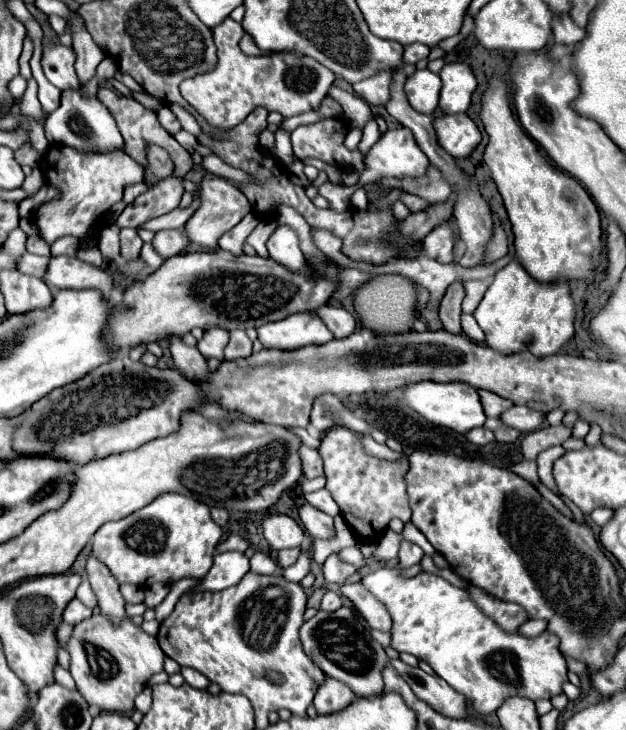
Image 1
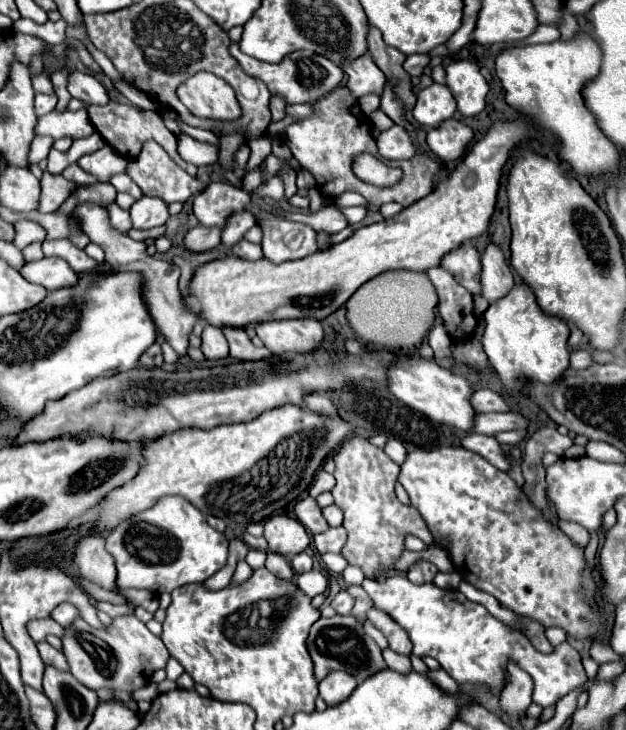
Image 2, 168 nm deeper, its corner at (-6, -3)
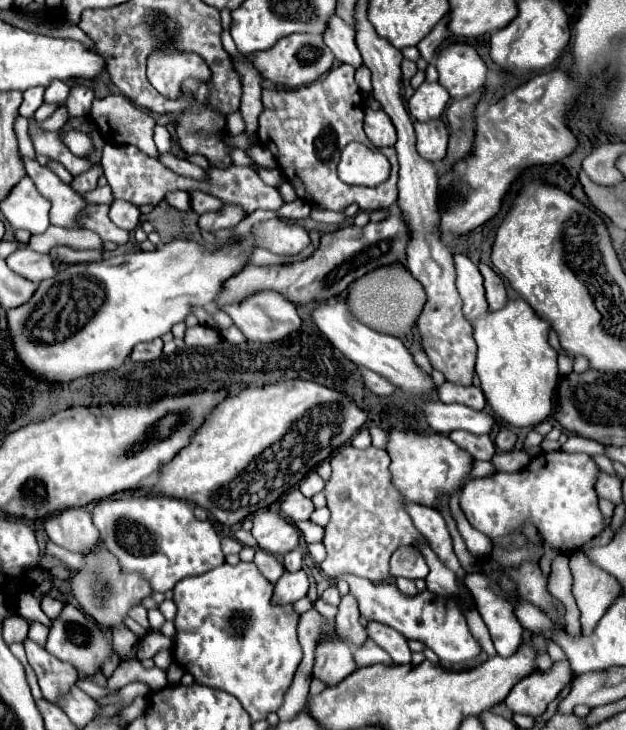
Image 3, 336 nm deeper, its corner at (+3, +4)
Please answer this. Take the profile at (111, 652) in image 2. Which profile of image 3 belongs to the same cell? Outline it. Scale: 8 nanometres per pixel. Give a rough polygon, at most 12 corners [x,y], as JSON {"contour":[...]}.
{"contour":[[73,604],[45,650],[93,676],[115,654],[107,632]]}

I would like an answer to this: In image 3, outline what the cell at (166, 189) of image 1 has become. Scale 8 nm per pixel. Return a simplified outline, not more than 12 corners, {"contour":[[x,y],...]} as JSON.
{"contour":[[127,200],[111,204],[109,218],[133,232],[141,210]]}

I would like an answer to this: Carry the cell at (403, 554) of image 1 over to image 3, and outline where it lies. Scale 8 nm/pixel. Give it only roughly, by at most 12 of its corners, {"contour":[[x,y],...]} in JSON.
{"contour":[[397,578],[397,586],[405,594],[425,590],[425,580]]}

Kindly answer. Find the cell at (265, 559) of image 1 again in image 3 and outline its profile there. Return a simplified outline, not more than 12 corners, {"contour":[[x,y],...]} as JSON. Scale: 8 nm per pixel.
{"contour":[[257,550],[255,564],[271,584],[285,572],[275,556]]}

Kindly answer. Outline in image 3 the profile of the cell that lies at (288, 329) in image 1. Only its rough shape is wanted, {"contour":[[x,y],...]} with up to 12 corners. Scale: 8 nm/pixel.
{"contour":[[261,292],[223,310],[251,342],[301,326],[297,308]]}

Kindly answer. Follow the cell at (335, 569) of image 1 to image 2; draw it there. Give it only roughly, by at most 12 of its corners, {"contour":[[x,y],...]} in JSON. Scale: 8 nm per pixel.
{"contour":[[360,585],[346,591],[354,597],[354,615],[360,623],[366,621],[366,611],[372,607],[370,597]]}

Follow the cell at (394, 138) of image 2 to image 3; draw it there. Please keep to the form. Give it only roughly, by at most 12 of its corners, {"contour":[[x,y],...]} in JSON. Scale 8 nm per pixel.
{"contour":[[365,110],[365,134],[375,148],[395,146],[395,126],[383,110]]}

